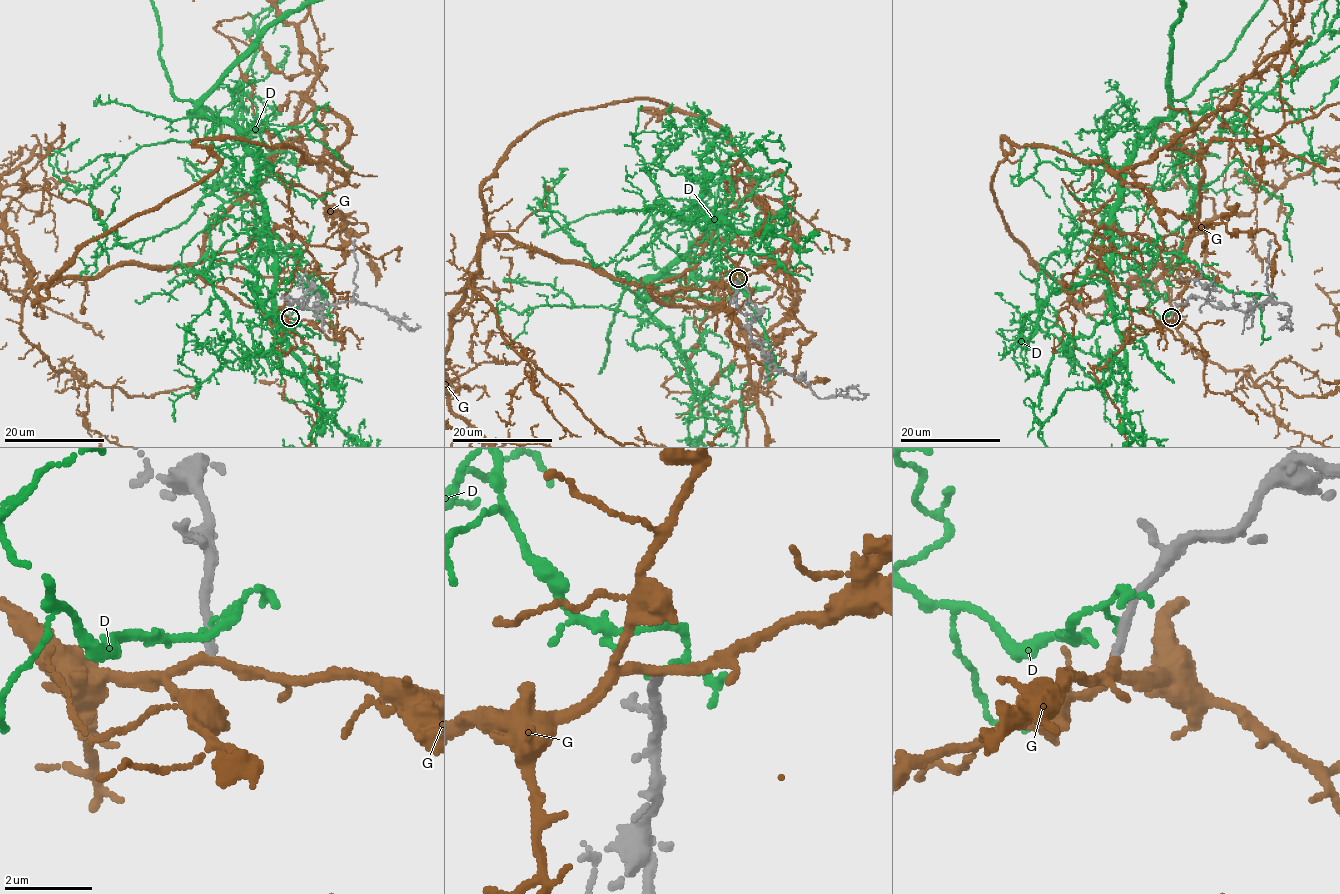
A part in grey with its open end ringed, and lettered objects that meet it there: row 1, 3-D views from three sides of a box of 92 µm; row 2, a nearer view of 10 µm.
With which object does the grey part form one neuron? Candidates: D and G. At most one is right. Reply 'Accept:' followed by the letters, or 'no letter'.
Accept: no letter

